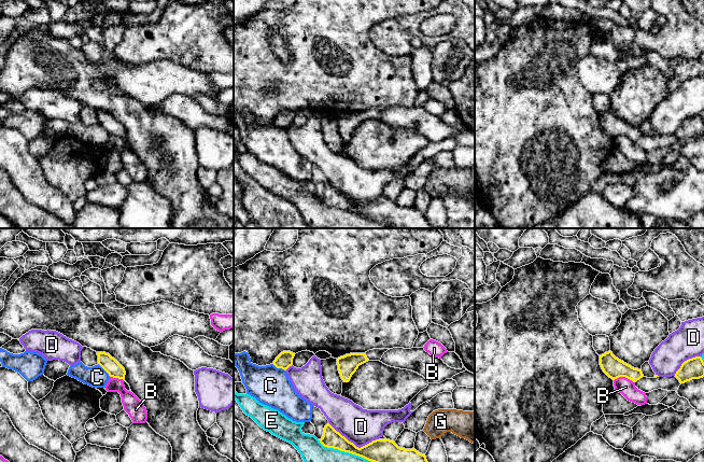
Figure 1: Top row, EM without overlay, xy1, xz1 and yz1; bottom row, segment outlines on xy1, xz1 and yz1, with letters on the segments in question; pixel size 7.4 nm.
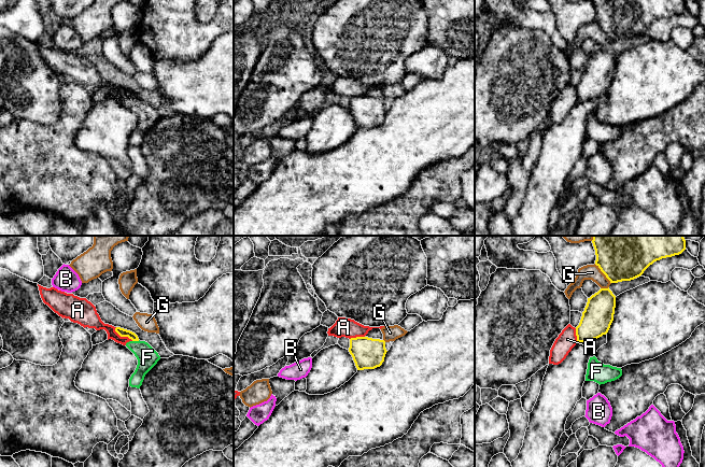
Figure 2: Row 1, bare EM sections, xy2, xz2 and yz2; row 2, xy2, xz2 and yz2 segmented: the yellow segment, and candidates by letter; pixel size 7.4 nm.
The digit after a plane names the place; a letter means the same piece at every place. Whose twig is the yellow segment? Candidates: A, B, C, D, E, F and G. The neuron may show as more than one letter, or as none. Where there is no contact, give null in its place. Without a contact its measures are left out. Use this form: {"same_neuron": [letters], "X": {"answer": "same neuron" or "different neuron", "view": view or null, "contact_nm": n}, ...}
{"same_neuron": ["F"], "A": {"answer": "different neuron", "view": "xy2", "contact_nm": 170}, "B": {"answer": "different neuron", "view": "yz1", "contact_nm": 160}, "C": {"answer": "different neuron", "view": "xy1", "contact_nm": 140}, "D": {"answer": "different neuron", "view": "xz1", "contact_nm": 400}, "E": {"answer": "different neuron", "view": "xz1", "contact_nm": 600}, "F": {"answer": "same neuron", "view": "xy2", "contact_nm": 60}, "G": {"answer": "different neuron", "view": "yz2", "contact_nm": 200}}

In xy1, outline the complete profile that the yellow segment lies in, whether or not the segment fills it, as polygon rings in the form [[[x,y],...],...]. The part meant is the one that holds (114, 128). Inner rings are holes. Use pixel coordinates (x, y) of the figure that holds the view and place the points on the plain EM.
[[[97,111],[98,123],[109,132],[110,136],[125,139],[125,127],[109,112]]]

